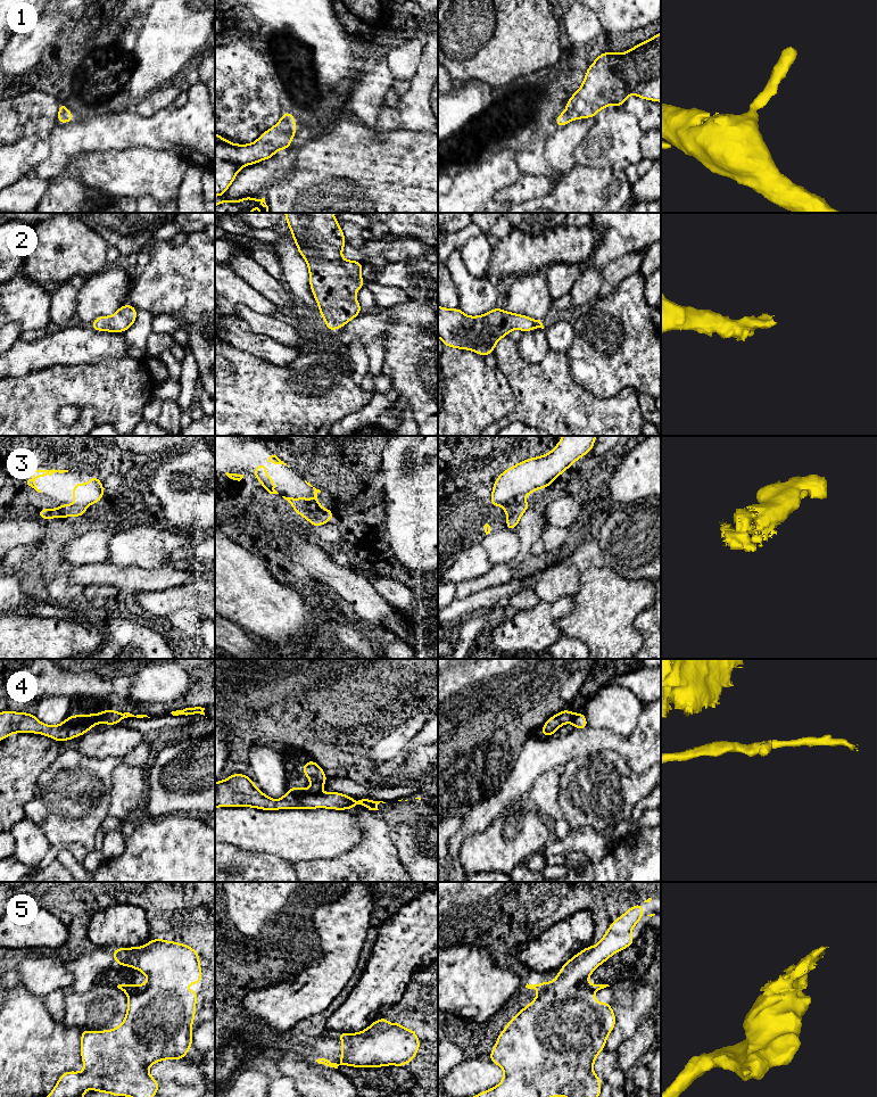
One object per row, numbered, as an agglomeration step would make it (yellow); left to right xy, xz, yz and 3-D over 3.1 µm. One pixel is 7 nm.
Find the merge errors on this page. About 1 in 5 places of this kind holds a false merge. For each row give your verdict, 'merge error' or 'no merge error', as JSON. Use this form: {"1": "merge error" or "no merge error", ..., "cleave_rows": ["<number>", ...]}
{"1": "no merge error", "2": "no merge error", "3": "no merge error", "4": "merge error", "5": "no merge error", "cleave_rows": ["4"]}

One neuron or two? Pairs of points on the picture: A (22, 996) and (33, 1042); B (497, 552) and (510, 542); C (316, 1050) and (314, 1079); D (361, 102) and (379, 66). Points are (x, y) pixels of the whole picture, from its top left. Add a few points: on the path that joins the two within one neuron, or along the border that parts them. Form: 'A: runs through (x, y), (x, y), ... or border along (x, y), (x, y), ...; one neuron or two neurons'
A: runs through (22, 1007), (22, 1031); one neuron
B: runs through (501, 549), (506, 543); one neuron
C: border along (308, 1057), (315, 1061); two neurons
D: runs through (367, 93), (379, 79), (379, 75); one neuron

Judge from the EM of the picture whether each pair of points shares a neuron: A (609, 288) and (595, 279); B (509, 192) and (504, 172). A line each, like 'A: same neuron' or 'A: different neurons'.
A: different neurons
B: different neurons

